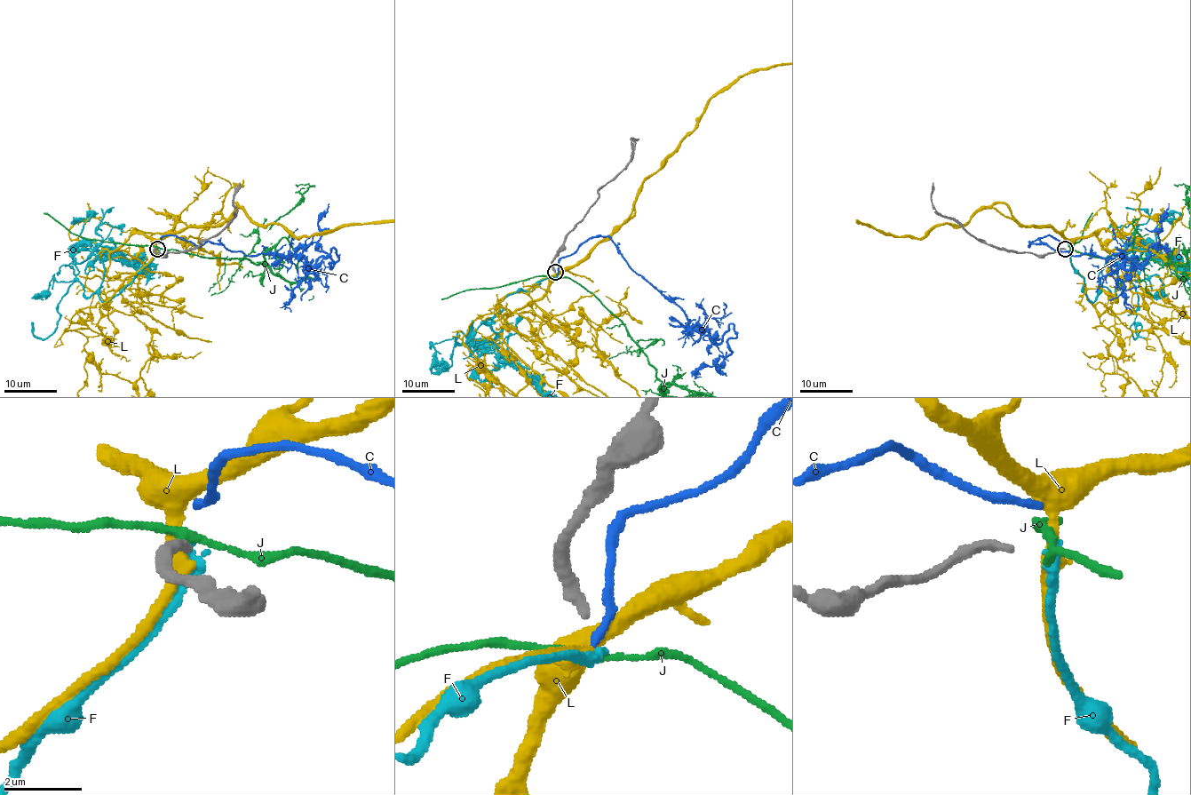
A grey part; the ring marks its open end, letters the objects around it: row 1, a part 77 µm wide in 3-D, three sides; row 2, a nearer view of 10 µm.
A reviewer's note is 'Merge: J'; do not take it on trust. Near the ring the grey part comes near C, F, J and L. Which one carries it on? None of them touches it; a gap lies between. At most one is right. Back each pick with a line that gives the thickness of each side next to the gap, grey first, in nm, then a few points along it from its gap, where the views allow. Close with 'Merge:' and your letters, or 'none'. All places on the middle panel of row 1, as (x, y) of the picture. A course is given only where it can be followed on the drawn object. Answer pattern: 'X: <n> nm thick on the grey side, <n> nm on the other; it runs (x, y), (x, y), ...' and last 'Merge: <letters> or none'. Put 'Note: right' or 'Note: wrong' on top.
Note: wrong
F: 240 nm thick on the grey side, 320 nm on the other; it runs (557, 275), (501, 299), (497, 304), (503, 307), (491, 329), (496, 334), (495, 345)
Merge: F

